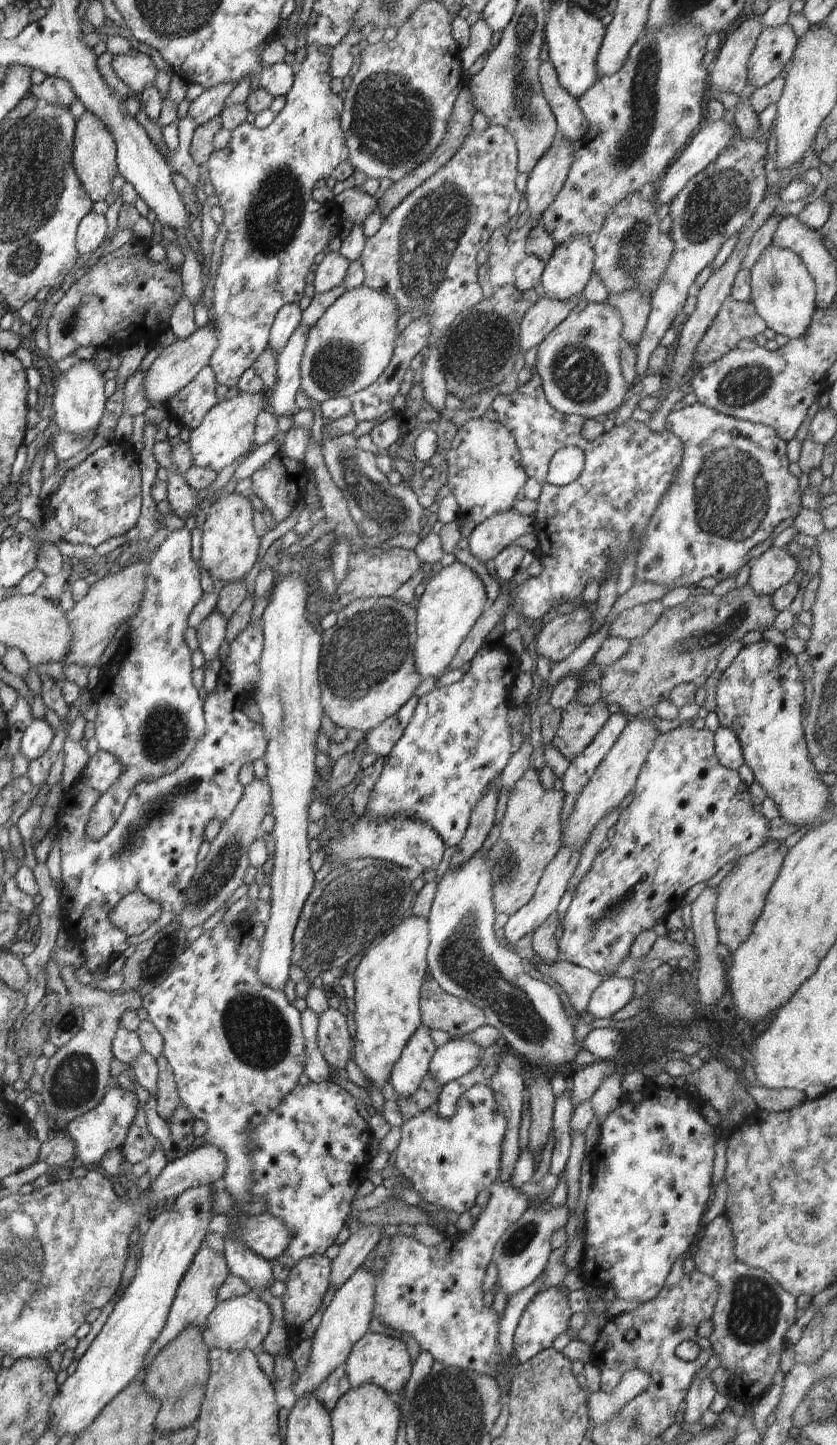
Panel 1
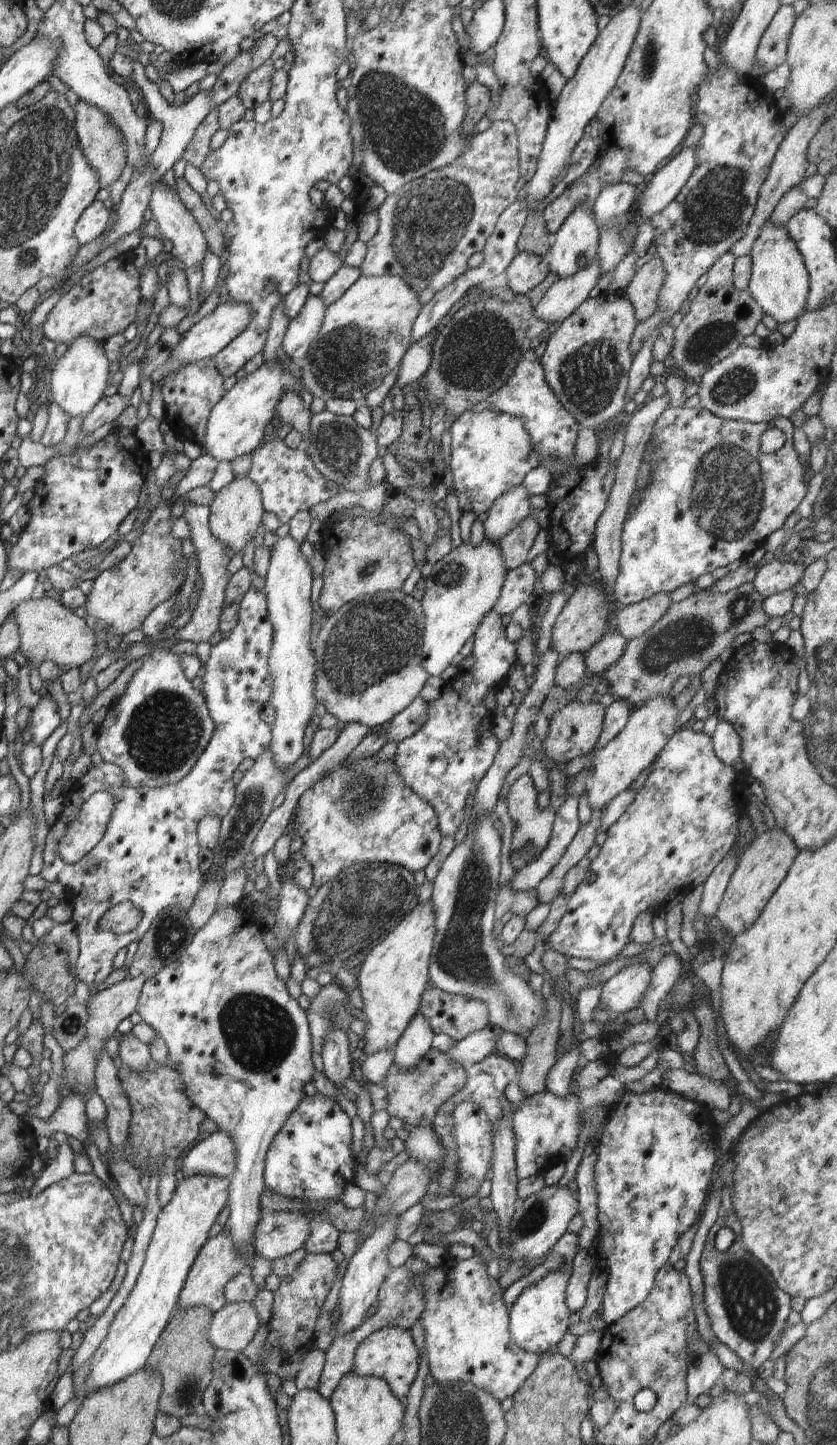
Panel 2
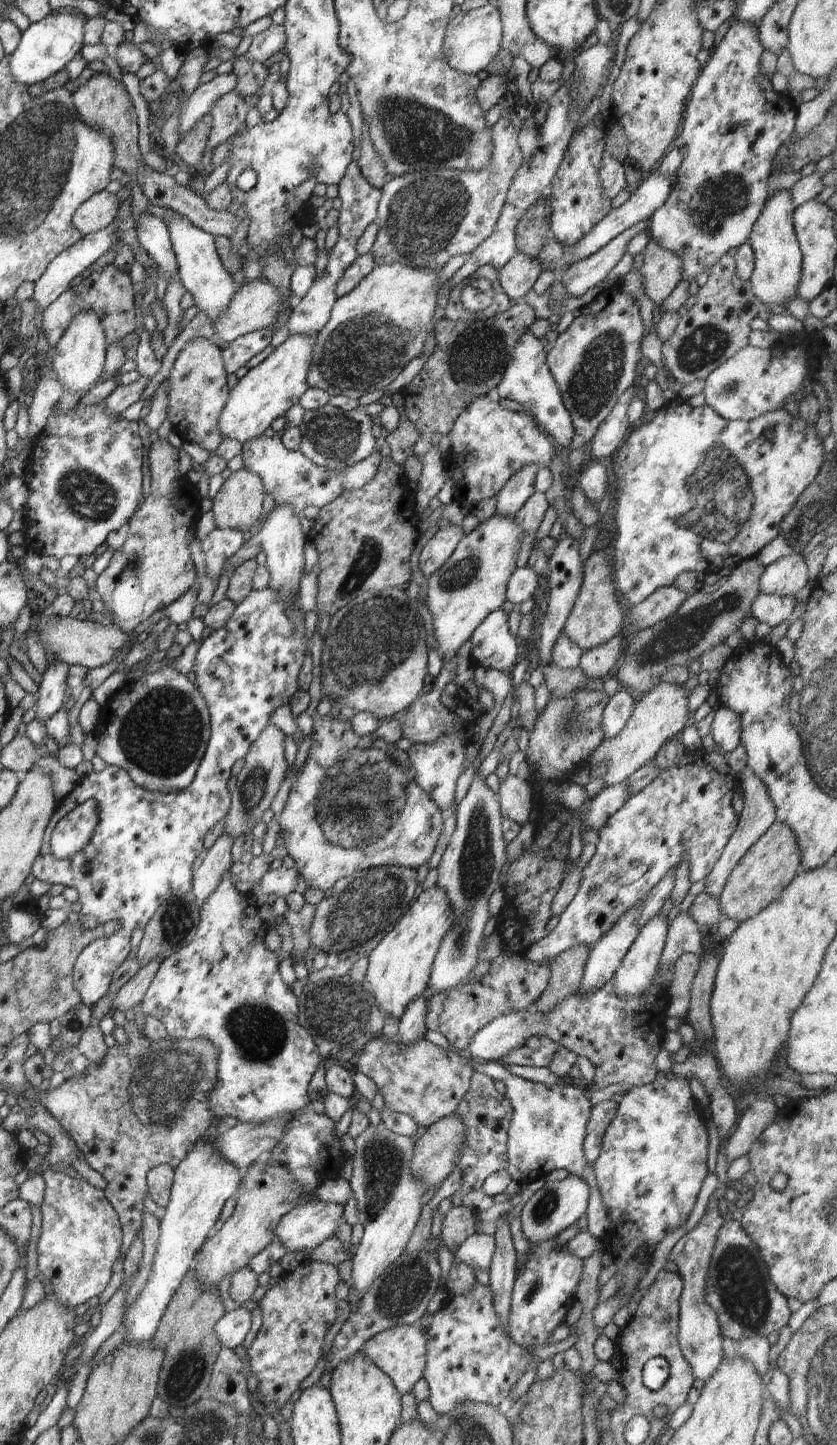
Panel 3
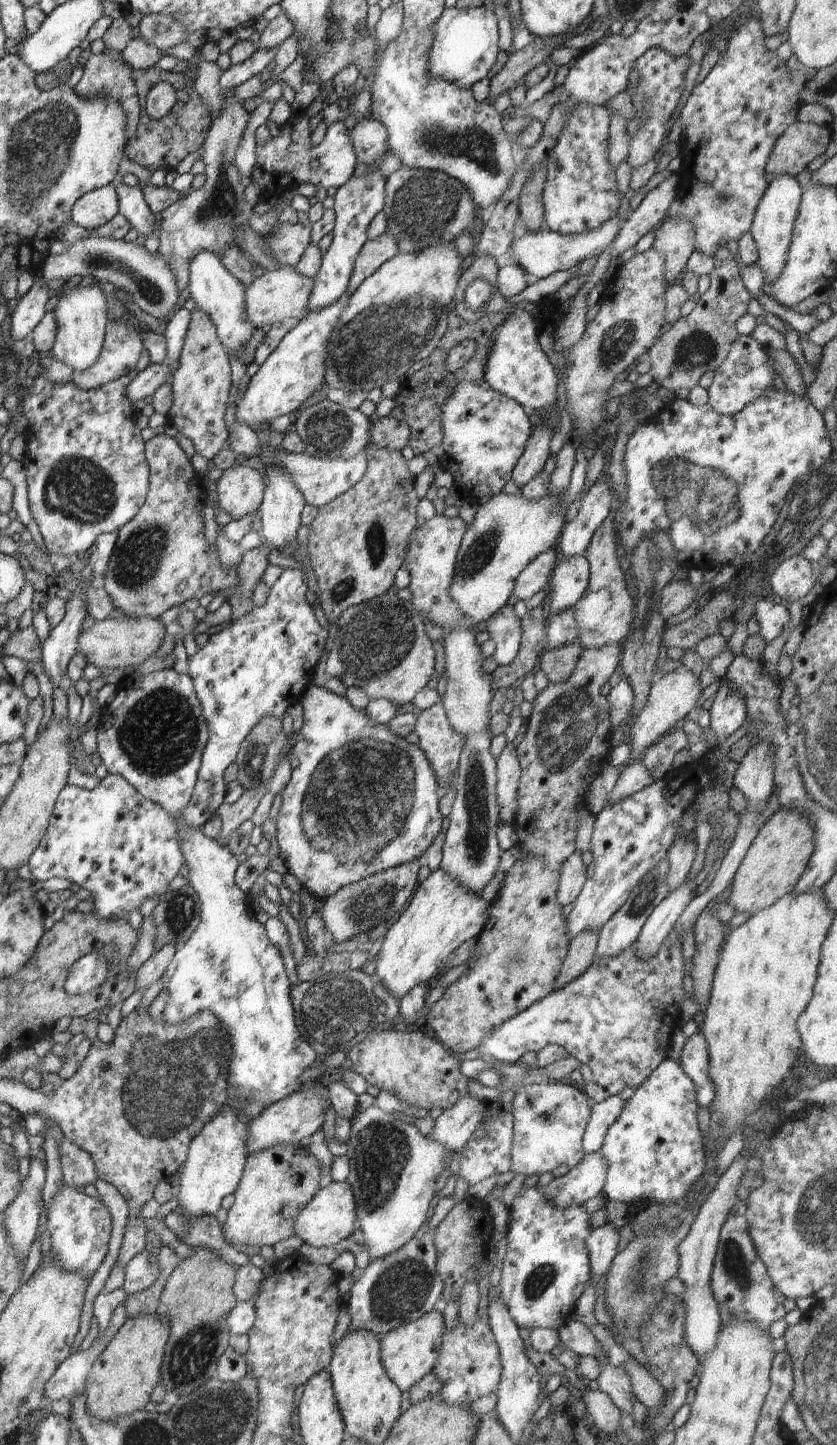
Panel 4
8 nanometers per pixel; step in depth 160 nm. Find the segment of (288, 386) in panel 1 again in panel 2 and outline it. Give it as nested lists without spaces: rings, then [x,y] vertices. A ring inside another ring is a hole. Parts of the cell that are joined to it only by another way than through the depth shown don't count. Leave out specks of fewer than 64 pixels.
[[[309,296],[300,314],[289,322],[283,348],[292,361],[301,363],[304,354],[308,353],[308,348],[320,332],[326,310],[326,304],[318,296]]]

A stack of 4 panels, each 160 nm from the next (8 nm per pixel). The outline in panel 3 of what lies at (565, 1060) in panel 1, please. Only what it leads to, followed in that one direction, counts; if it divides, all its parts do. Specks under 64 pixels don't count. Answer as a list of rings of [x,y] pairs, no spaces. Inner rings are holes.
[[[479,770],[475,773],[466,796],[456,804],[455,829],[436,868],[437,885],[446,891],[455,921],[436,953],[428,983],[428,994],[474,983],[470,980],[470,973],[480,959],[481,940],[484,938],[482,932],[491,918],[489,898],[496,889],[502,888],[501,884],[498,884],[500,870],[507,859],[507,844],[504,843],[501,827],[502,811],[498,795],[486,785],[485,777],[478,772]]]

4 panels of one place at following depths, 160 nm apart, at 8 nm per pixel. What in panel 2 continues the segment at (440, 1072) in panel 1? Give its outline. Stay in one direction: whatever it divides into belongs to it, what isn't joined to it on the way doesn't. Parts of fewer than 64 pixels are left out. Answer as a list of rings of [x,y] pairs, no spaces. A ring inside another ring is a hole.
[[[487,1025],[483,1030],[470,1034],[463,1040],[456,1041],[452,1048],[446,1052],[446,1056],[466,1068],[482,1062],[486,1056],[495,1053],[496,1042],[502,1034],[500,1028]]]

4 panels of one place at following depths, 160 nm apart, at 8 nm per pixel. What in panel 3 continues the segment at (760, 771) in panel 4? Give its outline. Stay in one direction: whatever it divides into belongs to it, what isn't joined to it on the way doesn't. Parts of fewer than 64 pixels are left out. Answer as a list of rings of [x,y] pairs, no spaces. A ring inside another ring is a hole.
[[[744,768],[740,771],[740,786],[742,786],[742,792],[744,792],[744,806],[738,816],[737,829],[730,837],[723,855],[714,865],[712,872],[705,878],[705,892],[713,896],[716,900],[718,900],[722,894],[725,882],[728,880],[734,867],[745,855],[745,852],[748,852],[748,849],[772,826],[772,823],[777,820],[776,809],[768,794],[766,785],[755,775],[753,770]]]

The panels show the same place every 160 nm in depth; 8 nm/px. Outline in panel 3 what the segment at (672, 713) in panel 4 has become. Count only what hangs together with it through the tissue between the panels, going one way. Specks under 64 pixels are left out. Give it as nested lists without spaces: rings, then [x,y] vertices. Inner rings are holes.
[[[660,681],[652,690],[639,696],[631,717],[618,736],[604,739],[593,752],[586,765],[596,768],[601,762],[607,765],[604,786],[626,781],[638,768],[652,761],[663,744],[668,744],[674,734],[684,730],[688,718],[689,690],[684,685]]]

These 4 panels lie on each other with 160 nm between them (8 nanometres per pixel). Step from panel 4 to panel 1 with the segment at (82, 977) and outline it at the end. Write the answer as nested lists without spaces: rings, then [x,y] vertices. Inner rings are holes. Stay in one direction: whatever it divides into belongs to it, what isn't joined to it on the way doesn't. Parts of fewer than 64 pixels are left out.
[[[250,622],[240,634],[230,641],[228,655],[221,662],[216,688],[207,694],[203,702],[203,711],[207,726],[206,734],[197,742],[194,750],[188,755],[184,764],[171,775],[164,775],[156,780],[139,781],[132,788],[125,802],[116,824],[110,832],[99,841],[91,841],[85,836],[85,826],[89,812],[97,803],[99,796],[105,793],[112,785],[118,782],[131,780],[124,776],[124,768],[116,757],[109,752],[98,751],[89,759],[87,765],[80,772],[79,779],[67,790],[59,802],[57,821],[60,839],[61,856],[61,884],[60,902],[61,916],[64,929],[69,938],[83,951],[84,964],[91,974],[99,968],[106,968],[113,959],[122,954],[130,944],[140,944],[152,938],[158,930],[166,926],[186,906],[185,891],[189,889],[194,876],[198,858],[198,848],[202,844],[203,832],[211,820],[224,822],[235,811],[236,805],[243,797],[244,785],[238,781],[238,772],[243,764],[254,762],[257,758],[264,758],[267,749],[267,738],[260,723],[254,723],[246,717],[242,709],[246,701],[252,696],[255,684],[259,681],[259,662],[264,646],[263,624]],[[131,892],[141,892],[161,906],[158,924],[153,924],[139,935],[129,935],[120,930],[110,919],[109,914],[116,904]]]

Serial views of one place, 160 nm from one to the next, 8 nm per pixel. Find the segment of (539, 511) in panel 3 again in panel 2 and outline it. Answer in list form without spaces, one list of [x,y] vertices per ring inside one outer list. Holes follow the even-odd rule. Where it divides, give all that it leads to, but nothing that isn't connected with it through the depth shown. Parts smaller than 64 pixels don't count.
[[[530,516],[518,524],[516,528],[512,528],[502,540],[500,540],[500,556],[504,560],[504,566],[506,570],[518,568],[528,560],[528,552],[532,548],[536,536],[541,531],[537,519]]]

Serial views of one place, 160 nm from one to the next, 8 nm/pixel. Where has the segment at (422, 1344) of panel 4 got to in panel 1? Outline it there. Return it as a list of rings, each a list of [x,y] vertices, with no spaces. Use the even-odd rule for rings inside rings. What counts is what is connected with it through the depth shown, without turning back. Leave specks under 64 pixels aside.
[[[370,1330],[352,1347],[344,1363],[351,1387],[376,1383],[393,1397],[405,1388],[412,1370],[412,1358],[402,1340]]]

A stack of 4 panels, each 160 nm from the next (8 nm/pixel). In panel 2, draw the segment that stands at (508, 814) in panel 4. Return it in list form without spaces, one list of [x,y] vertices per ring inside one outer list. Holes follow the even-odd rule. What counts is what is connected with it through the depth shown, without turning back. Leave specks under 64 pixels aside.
[[[528,773],[510,786],[506,796],[508,813],[515,824],[510,850],[516,852],[530,846],[533,861],[540,858],[550,841],[556,814],[552,806],[541,807],[538,798],[538,790]]]

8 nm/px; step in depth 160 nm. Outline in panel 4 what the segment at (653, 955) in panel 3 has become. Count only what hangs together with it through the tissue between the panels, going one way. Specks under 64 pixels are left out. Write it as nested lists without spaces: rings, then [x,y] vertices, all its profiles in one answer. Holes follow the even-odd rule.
[[[686,879],[682,885],[677,886],[662,902],[656,905],[652,914],[648,916],[639,937],[635,953],[646,960],[657,953],[665,936],[673,929],[677,920],[689,907],[696,897],[695,879]]]

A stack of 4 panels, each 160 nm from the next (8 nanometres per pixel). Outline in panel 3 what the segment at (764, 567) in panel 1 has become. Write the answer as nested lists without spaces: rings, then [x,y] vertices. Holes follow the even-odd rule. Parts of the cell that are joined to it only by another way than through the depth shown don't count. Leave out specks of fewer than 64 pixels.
[[[793,552],[765,567],[759,578],[760,590],[769,595],[794,596],[808,584],[809,579],[804,556]]]

